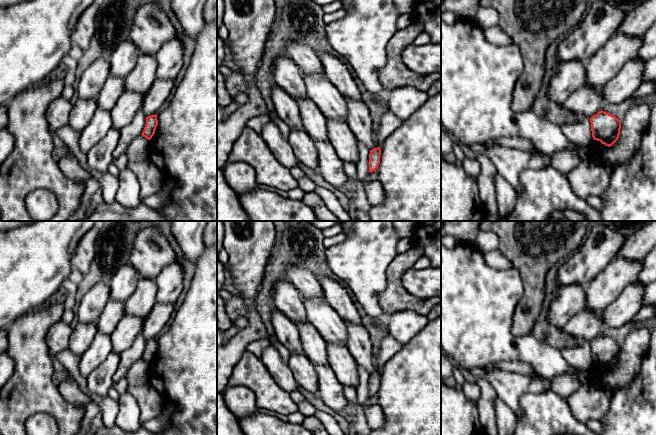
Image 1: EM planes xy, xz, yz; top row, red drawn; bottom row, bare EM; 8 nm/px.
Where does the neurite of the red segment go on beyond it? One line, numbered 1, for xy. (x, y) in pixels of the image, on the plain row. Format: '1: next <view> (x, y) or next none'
1: next none

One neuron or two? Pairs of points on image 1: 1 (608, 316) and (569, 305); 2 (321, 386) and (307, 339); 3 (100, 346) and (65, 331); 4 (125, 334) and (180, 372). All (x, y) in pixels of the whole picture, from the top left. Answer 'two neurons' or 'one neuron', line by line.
1: one neuron
2: one neuron
3: two neurons
4: two neurons

